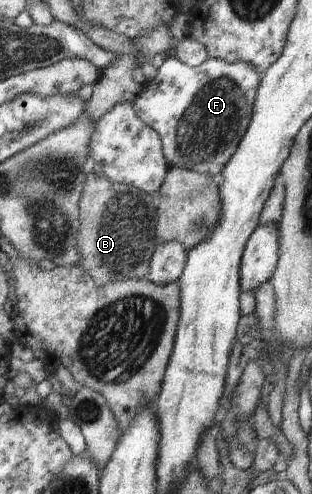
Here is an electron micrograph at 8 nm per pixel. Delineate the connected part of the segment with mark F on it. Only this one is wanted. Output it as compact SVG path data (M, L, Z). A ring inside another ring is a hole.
M170 53L163 65L155 70L151 83L144 84L142 91L134 98L133 107L137 117L151 127L160 138L162 153L168 168L186 167L197 173L219 175L229 157L237 151L241 139L251 122L254 100L263 74L245 61L229 63L225 59L208 58L196 67L185 65Z

